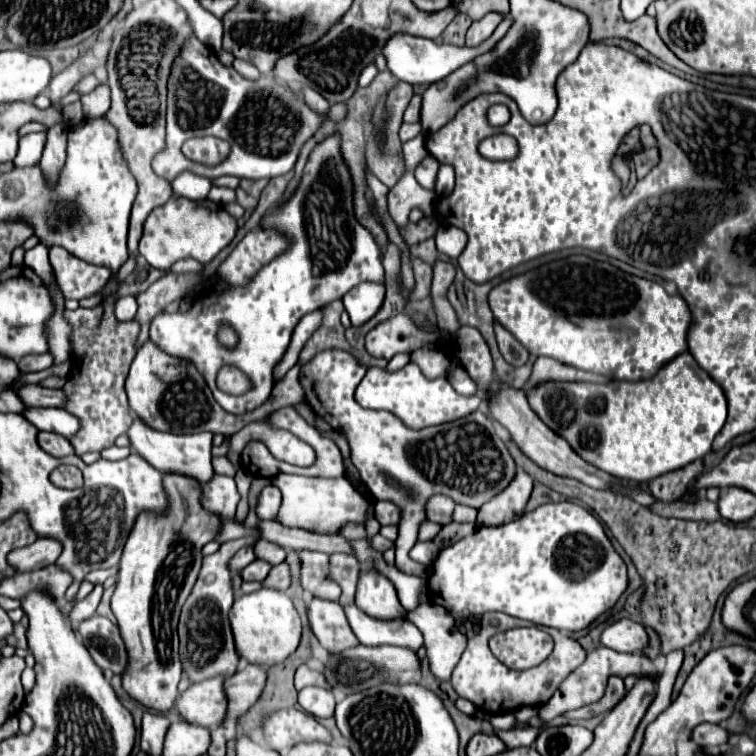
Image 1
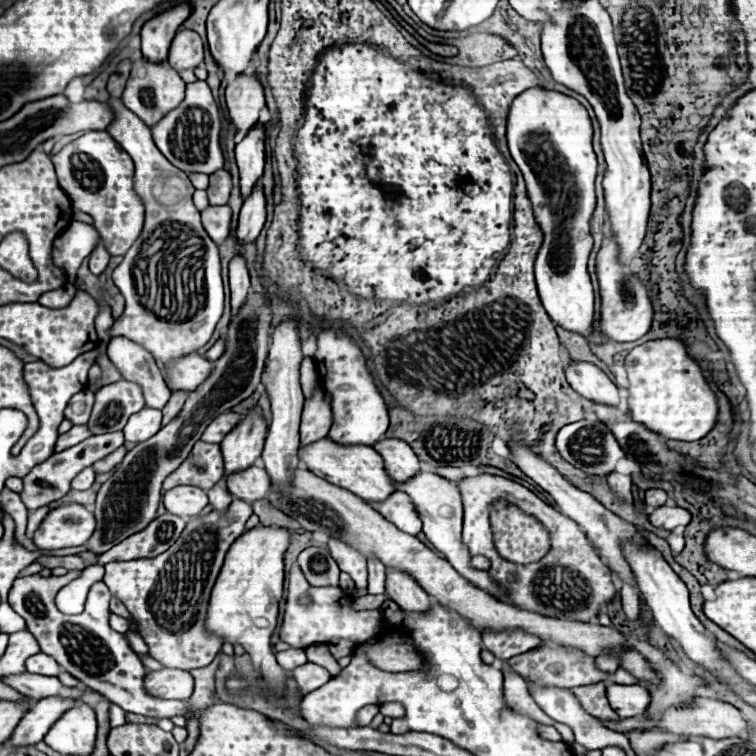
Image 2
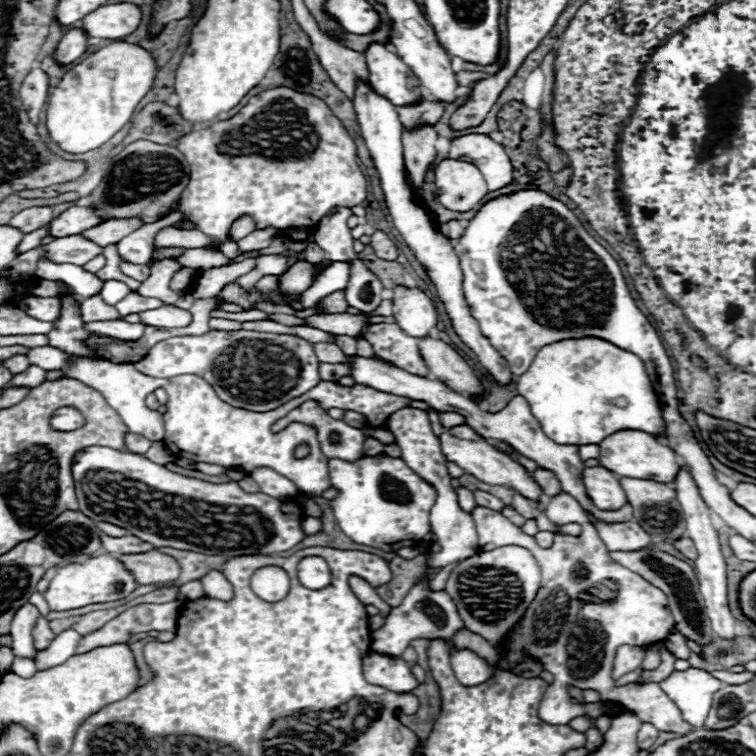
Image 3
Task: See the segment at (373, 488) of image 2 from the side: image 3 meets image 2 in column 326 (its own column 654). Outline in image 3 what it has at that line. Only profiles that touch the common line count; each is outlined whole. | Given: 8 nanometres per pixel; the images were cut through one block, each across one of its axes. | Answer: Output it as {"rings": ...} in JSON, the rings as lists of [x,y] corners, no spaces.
{"rings":[[[620,430],[606,440],[600,442],[600,464],[608,468],[610,472],[626,478],[644,478],[644,480],[654,480],[654,482],[664,482],[670,484],[676,480],[676,474],[680,470],[678,456],[670,450],[664,448],[654,436],[644,434],[640,430]]]}

